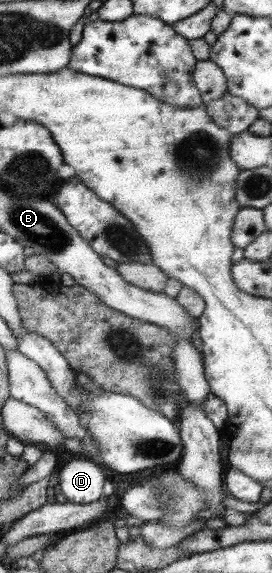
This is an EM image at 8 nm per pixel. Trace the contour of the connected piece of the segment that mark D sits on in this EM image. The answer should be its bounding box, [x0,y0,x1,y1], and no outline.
[58,457,104,504]

